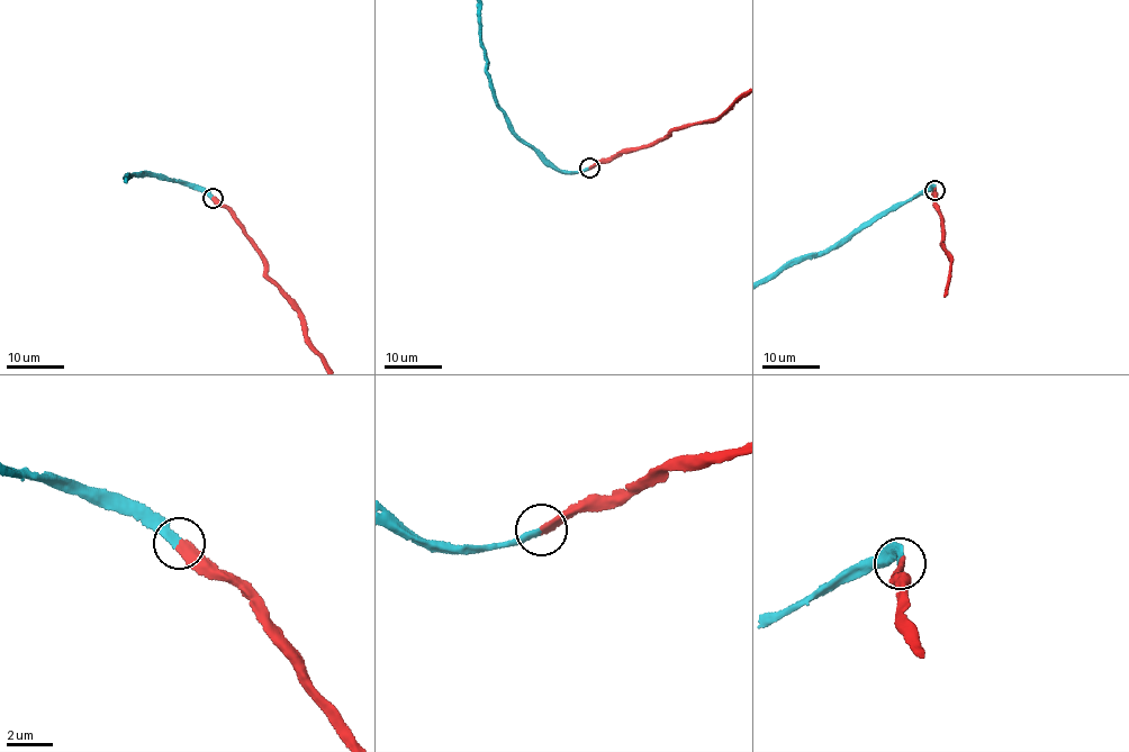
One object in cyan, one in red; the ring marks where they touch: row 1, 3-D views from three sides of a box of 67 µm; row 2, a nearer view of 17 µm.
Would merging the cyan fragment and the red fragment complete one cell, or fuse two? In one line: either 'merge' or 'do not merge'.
merge

